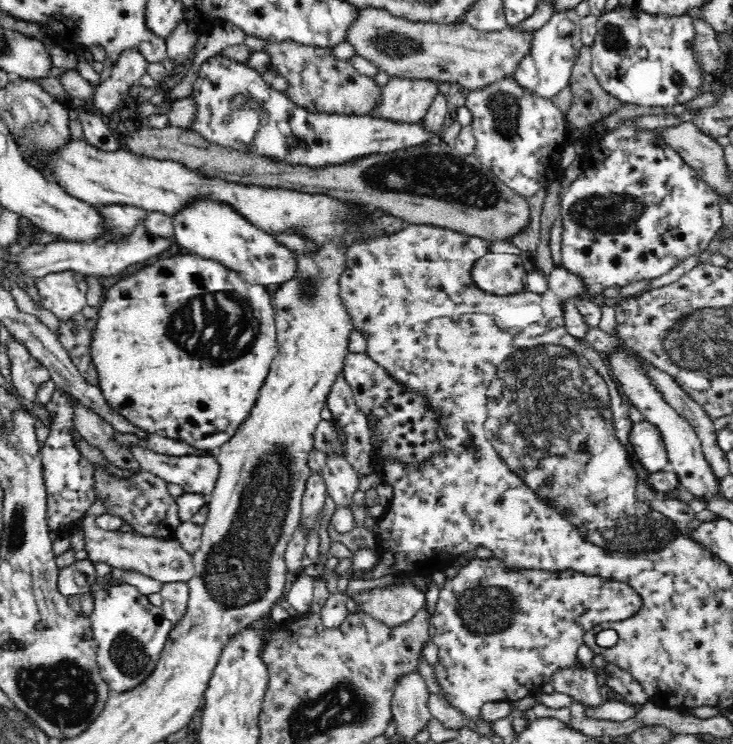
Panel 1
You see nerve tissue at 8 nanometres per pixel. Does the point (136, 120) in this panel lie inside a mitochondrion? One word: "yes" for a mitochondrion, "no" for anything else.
no

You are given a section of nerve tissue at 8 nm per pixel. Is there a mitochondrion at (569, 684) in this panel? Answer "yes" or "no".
yes

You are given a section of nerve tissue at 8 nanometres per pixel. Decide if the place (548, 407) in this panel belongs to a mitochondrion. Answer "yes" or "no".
yes

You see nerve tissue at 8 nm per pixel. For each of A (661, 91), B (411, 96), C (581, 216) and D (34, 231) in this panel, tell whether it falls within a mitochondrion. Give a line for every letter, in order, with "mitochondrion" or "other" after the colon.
A: other
B: other
C: other
D: other

